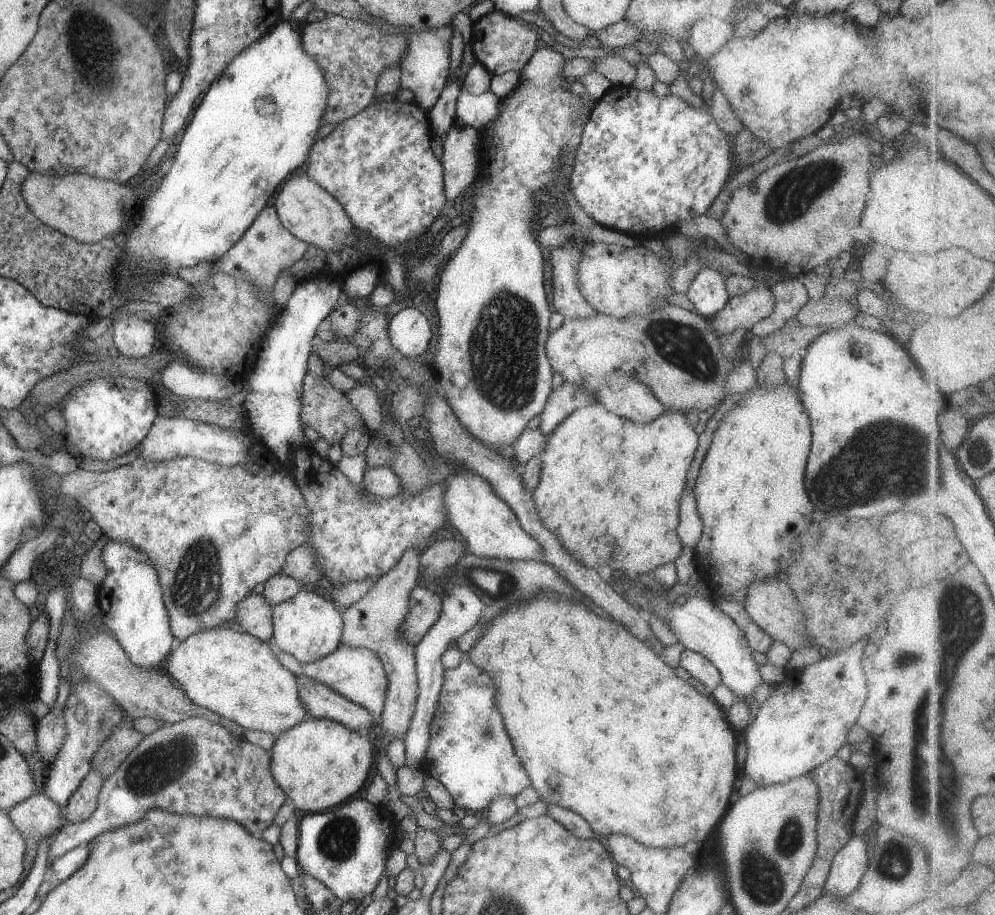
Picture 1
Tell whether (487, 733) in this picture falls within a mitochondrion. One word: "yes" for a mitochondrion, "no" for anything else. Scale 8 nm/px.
yes

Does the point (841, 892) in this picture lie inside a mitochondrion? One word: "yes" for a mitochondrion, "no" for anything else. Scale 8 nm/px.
no

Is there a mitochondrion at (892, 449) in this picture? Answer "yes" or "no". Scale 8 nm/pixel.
yes

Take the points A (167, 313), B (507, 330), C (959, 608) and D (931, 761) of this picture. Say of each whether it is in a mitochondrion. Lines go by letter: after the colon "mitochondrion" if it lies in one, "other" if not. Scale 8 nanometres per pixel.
A: other
B: mitochondrion
C: mitochondrion
D: mitochondrion

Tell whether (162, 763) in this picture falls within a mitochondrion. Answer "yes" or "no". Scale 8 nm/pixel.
yes

